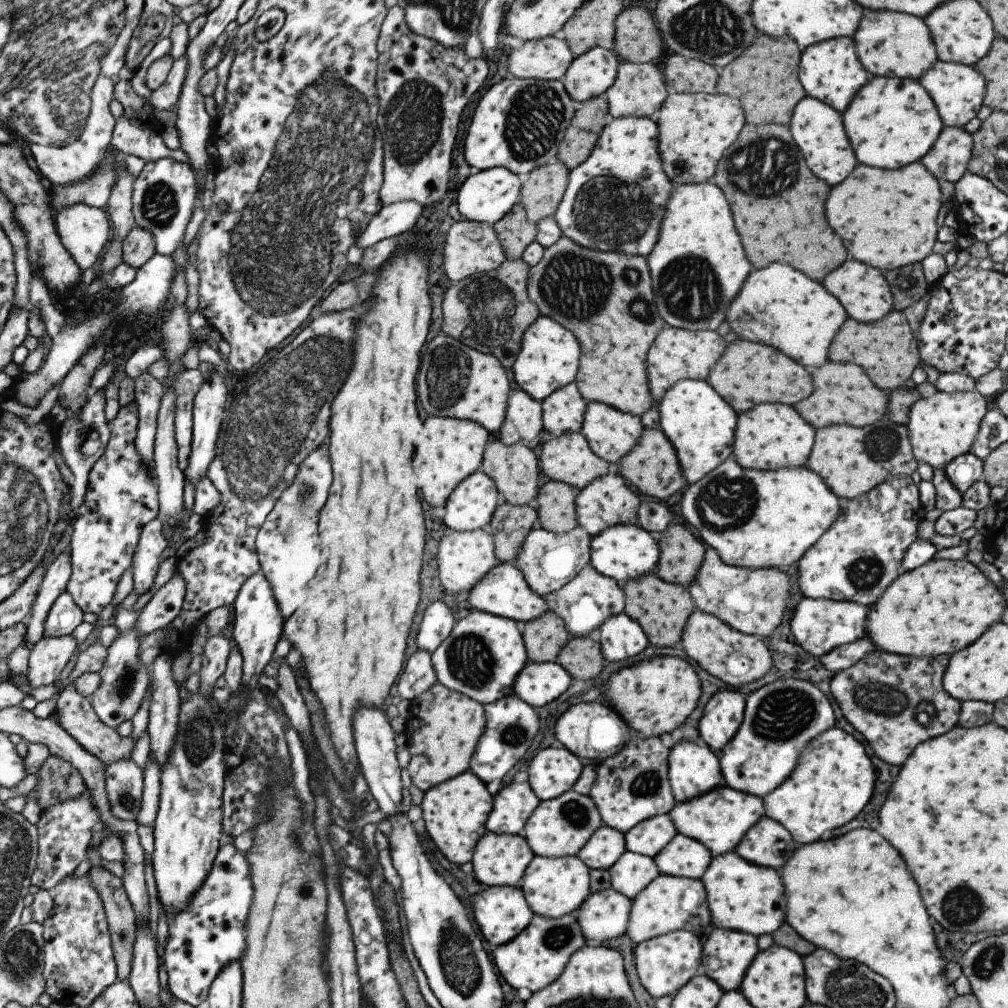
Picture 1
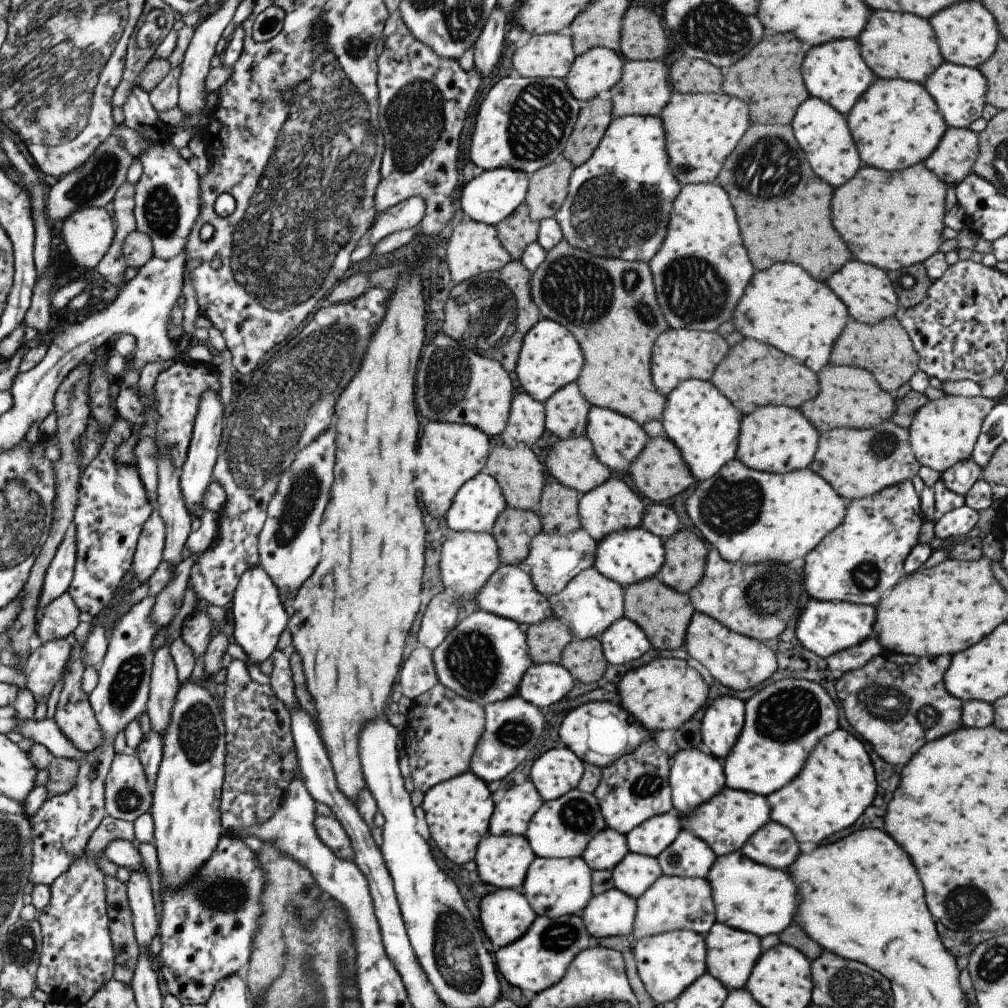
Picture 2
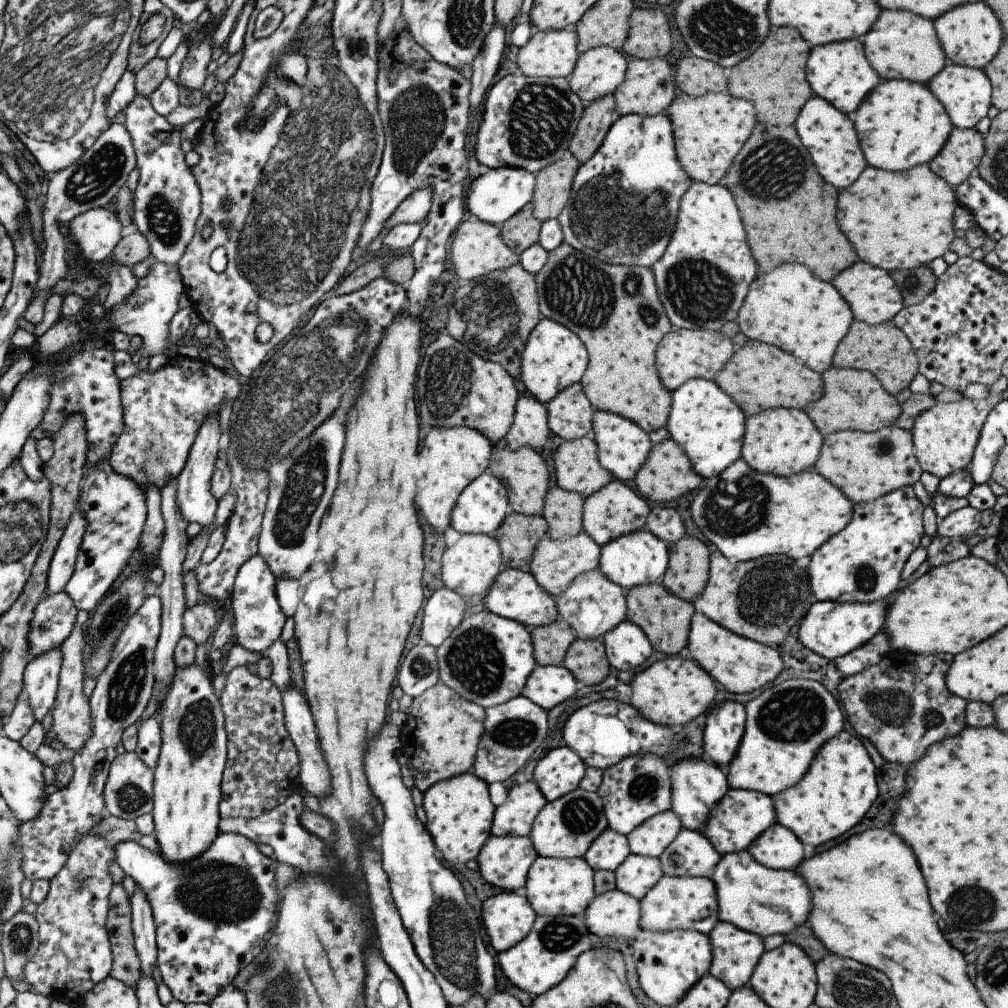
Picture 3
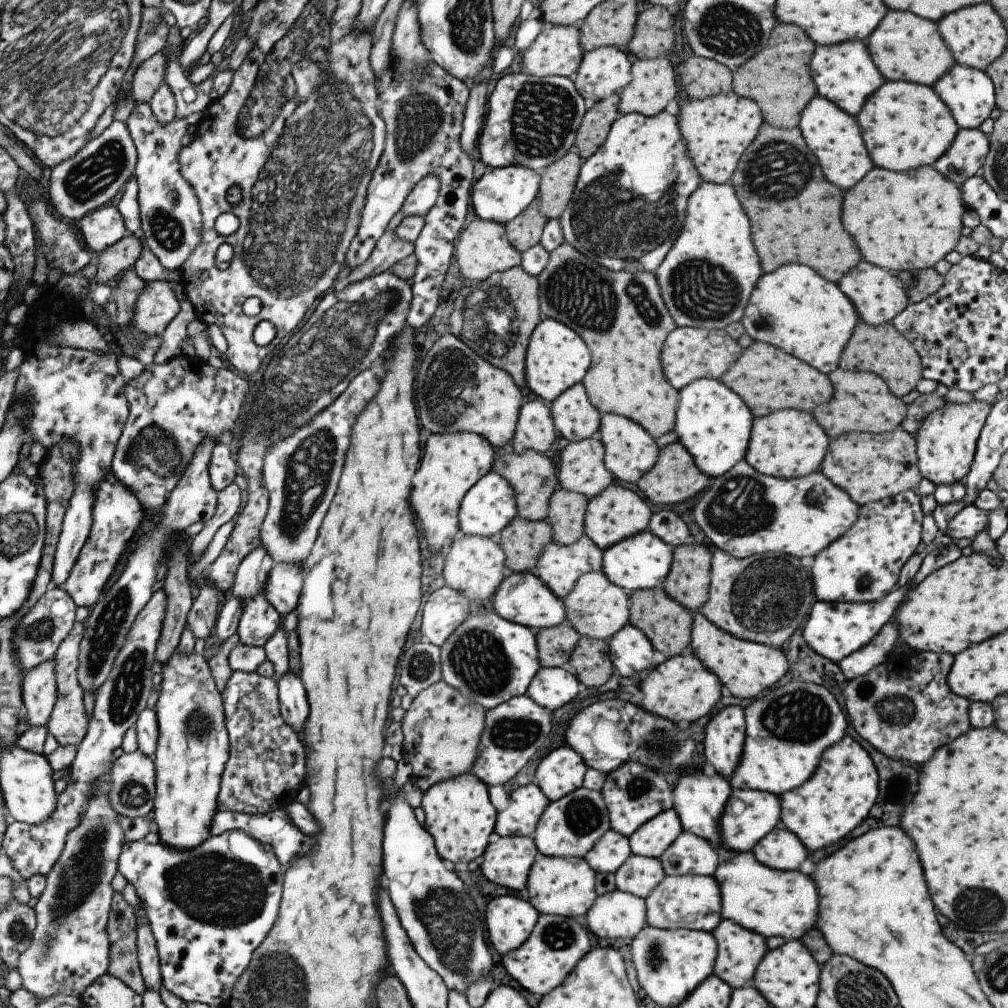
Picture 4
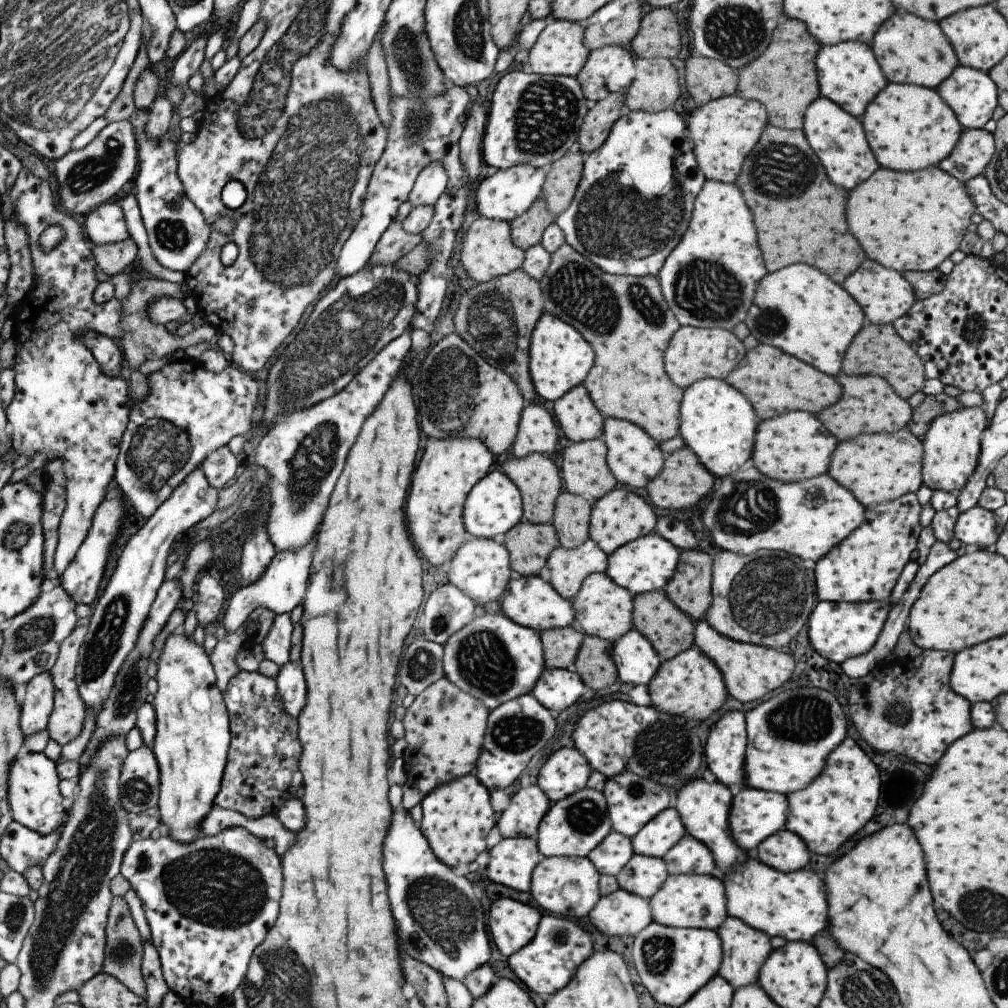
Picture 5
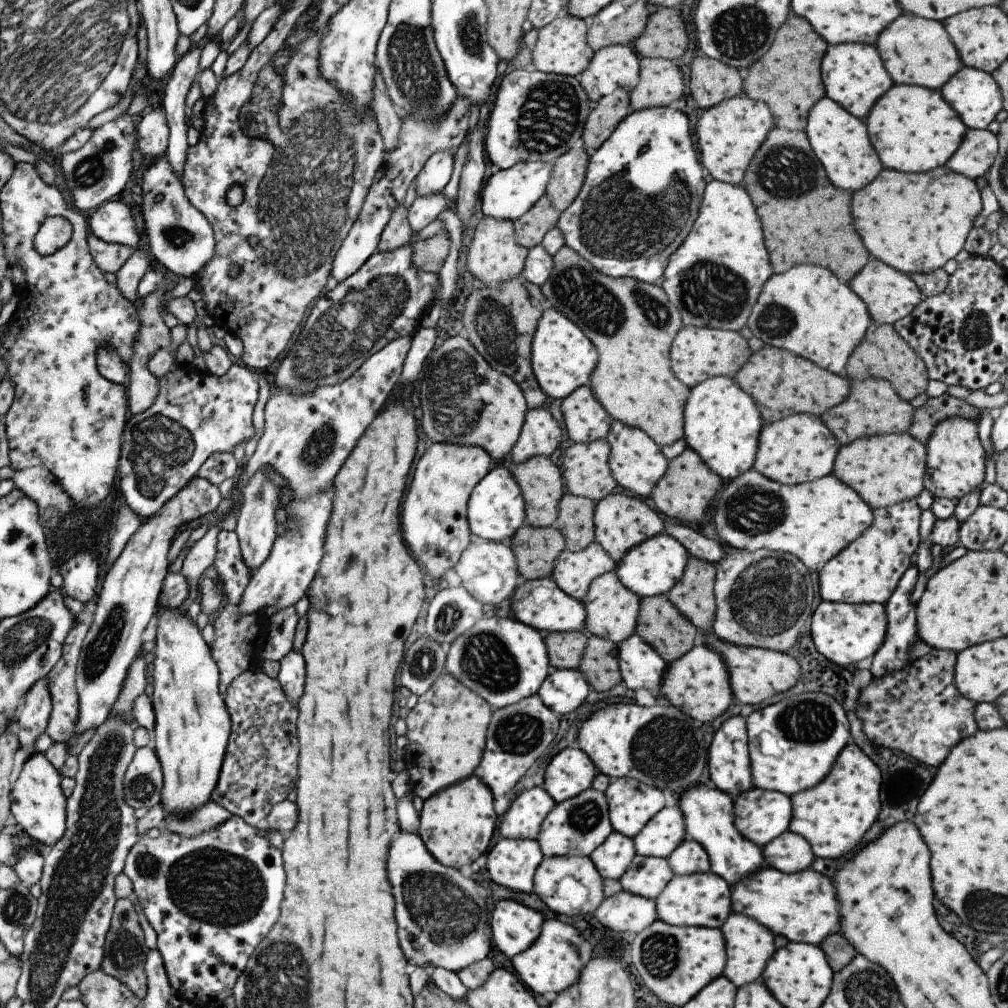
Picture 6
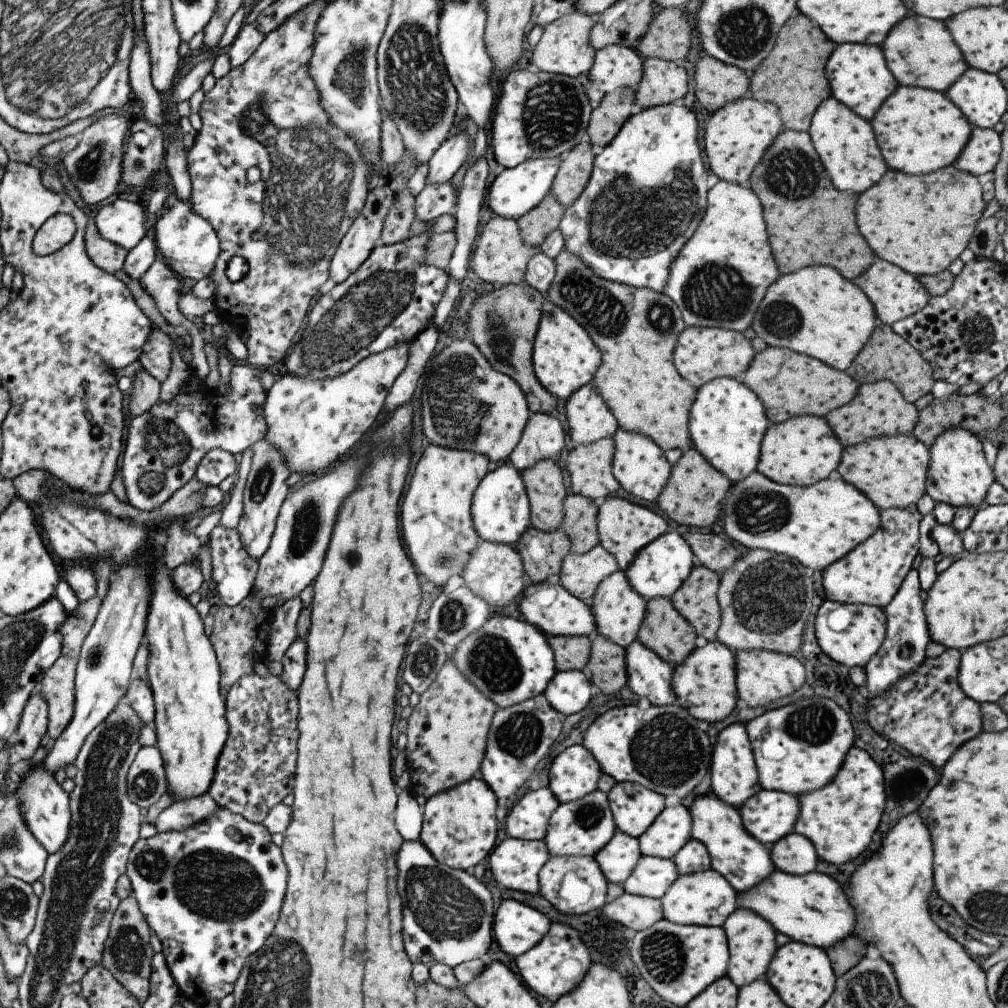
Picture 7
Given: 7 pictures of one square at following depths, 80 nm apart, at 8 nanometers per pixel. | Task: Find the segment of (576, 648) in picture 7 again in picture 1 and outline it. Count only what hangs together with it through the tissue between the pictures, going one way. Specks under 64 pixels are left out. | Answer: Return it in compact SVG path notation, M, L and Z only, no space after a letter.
M543 611L537 618L520 624L522 641L529 661L554 662L570 636L564 622L555 613Z

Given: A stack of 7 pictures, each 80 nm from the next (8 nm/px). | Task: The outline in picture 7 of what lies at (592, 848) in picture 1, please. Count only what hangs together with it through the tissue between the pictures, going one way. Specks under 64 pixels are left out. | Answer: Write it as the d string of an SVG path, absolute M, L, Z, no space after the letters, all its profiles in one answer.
M616 830L592 857L607 883L622 884L640 856L637 839Z

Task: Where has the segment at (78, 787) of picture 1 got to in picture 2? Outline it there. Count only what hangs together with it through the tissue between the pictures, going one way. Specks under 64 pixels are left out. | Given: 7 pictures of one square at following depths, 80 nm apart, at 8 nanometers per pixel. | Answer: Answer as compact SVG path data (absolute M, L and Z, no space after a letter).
M55 757L48 770L48 781L45 788L47 799L67 794L75 785L80 773L80 764L71 759Z

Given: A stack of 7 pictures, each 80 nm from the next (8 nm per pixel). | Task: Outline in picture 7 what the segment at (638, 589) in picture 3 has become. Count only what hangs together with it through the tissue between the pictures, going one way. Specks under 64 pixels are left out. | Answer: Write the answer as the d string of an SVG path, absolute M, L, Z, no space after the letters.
M651 598L646 601L646 610L640 622L636 640L652 650L661 660L675 666L695 648L696 632L694 628L675 610L668 598Z

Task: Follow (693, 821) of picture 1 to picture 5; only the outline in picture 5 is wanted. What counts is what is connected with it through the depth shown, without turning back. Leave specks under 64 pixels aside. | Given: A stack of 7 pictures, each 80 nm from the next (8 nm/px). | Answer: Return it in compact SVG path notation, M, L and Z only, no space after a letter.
M743 786L737 794L733 794L731 797L731 804L727 813L728 832L740 849L753 853L754 848L764 838L783 829L786 810L786 795Z

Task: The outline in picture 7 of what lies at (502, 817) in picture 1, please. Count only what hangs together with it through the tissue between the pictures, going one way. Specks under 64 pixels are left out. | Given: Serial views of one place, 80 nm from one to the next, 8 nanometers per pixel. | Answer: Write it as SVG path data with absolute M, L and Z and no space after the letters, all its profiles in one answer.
M547 787L523 794L505 818L505 834L514 839L542 840L548 818L559 803Z

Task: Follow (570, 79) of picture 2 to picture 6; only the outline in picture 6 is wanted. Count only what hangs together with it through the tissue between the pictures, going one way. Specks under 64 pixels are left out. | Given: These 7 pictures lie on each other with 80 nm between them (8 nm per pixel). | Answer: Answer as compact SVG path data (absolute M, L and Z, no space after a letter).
M610 45L593 53L587 68L576 76L589 101L598 102L603 96L616 89L631 90L639 80L639 57L629 45Z

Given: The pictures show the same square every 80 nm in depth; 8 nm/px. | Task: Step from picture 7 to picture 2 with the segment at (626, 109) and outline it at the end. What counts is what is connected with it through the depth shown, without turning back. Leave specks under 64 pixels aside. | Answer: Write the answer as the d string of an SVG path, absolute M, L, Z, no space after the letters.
M593 97L586 100L585 107L578 112L562 156L574 168L583 164L591 156L607 125L615 118L611 114L611 107L610 100Z

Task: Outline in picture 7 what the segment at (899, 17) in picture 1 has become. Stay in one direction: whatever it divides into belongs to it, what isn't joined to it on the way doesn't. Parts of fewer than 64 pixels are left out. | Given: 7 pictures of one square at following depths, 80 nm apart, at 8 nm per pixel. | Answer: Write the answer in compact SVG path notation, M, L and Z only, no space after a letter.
M915 14L896 22L880 42L886 67L897 85L921 87L945 92L952 82L967 68L967 64L953 42L944 22L919 18Z

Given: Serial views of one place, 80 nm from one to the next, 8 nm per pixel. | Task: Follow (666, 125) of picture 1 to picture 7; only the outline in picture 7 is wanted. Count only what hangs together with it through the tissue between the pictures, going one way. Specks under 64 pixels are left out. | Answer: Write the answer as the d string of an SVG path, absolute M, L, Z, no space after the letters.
M750 95L728 102L710 113L703 128L703 154L707 168L721 181L746 184L750 172L769 148L776 134L783 129L777 107Z

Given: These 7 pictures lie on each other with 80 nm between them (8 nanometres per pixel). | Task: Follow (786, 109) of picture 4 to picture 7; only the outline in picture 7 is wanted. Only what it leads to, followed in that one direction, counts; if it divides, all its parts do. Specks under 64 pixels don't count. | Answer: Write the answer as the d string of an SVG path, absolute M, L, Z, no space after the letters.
M796 13L778 30L775 46L771 48L750 80L750 96L777 107L783 129L806 131L817 105L830 95L824 64L835 46L805 15Z

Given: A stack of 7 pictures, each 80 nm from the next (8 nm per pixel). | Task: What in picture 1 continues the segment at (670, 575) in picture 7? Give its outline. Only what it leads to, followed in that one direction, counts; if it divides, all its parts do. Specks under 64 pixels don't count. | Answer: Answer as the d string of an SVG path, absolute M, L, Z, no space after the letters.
M636 523L608 526L590 540L590 565L603 576L615 579L620 587L629 579L654 572L659 554L654 534Z

